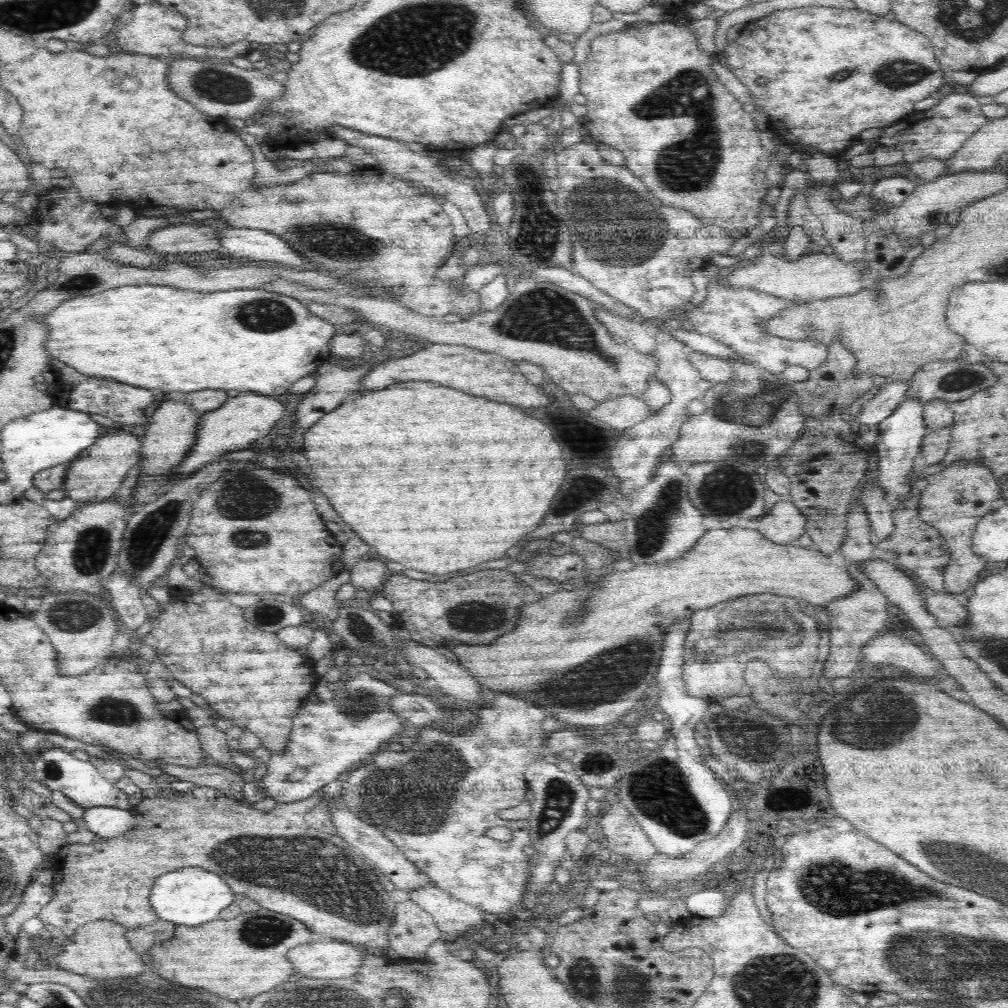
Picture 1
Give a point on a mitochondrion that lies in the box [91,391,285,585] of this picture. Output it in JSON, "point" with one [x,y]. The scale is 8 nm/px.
{"point":[148,537]}

